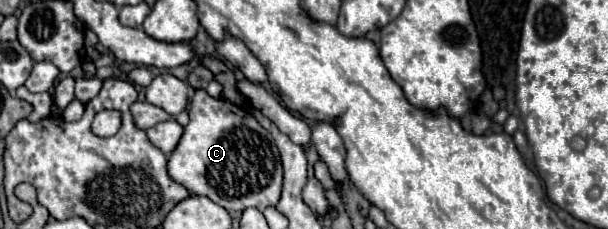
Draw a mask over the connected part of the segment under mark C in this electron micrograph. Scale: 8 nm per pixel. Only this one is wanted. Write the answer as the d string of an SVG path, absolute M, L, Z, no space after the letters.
M196 91L190 107L192 121L168 157L170 177L190 193L204 195L228 211L244 211L246 207L264 211L276 205L282 189L282 163L272 135L248 111L230 101L214 99L206 91Z

